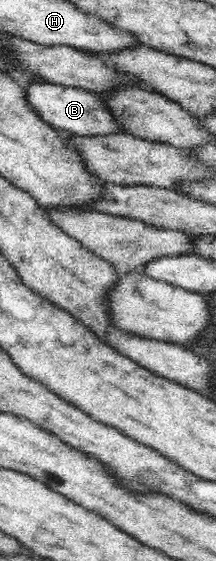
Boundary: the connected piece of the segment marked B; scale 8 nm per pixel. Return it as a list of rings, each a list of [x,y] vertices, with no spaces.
[[[28,80],[25,88],[25,102],[41,119],[57,130],[73,132],[79,136],[95,136],[95,134],[109,134],[109,132],[122,132],[113,119],[111,110],[108,110],[101,99],[92,91],[84,88],[53,84],[51,82]]]

